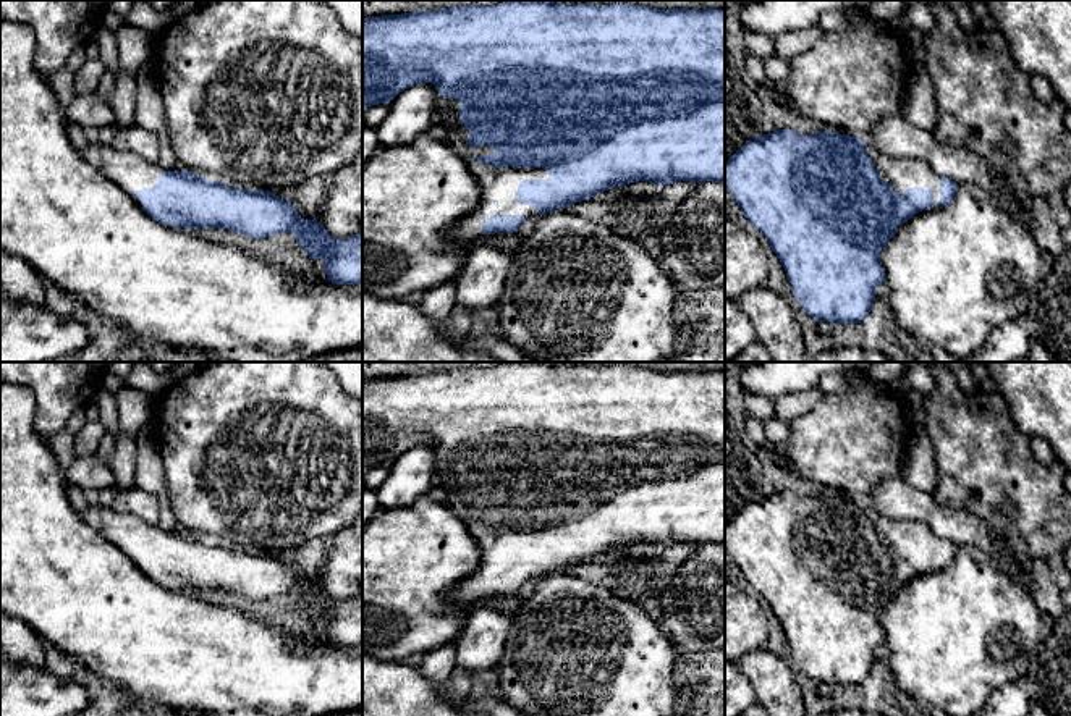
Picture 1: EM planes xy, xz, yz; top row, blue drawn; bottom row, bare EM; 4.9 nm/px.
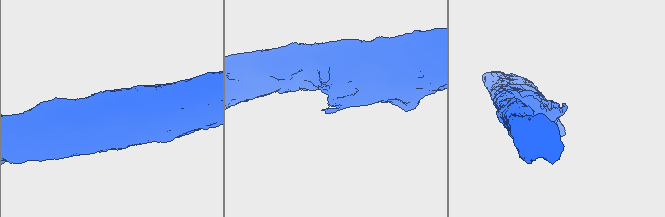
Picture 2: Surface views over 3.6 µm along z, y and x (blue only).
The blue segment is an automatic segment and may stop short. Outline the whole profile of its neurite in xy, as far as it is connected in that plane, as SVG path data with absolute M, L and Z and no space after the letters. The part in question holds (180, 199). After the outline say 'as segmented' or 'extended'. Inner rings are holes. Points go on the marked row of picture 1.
M186 170L162 171L159 183L133 191L142 210L170 228L218 228L248 238L290 233L311 259L325 263L327 281L362 281L362 228L351 238L333 238L317 221L299 217L294 204L270 191L248 191L193 175Z | as segmented

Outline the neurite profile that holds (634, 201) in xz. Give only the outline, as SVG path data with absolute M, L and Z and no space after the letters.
M637 181L591 196L591 200L616 205L631 238L639 242L650 234L660 234L670 215L654 208L658 187L655 183Z

